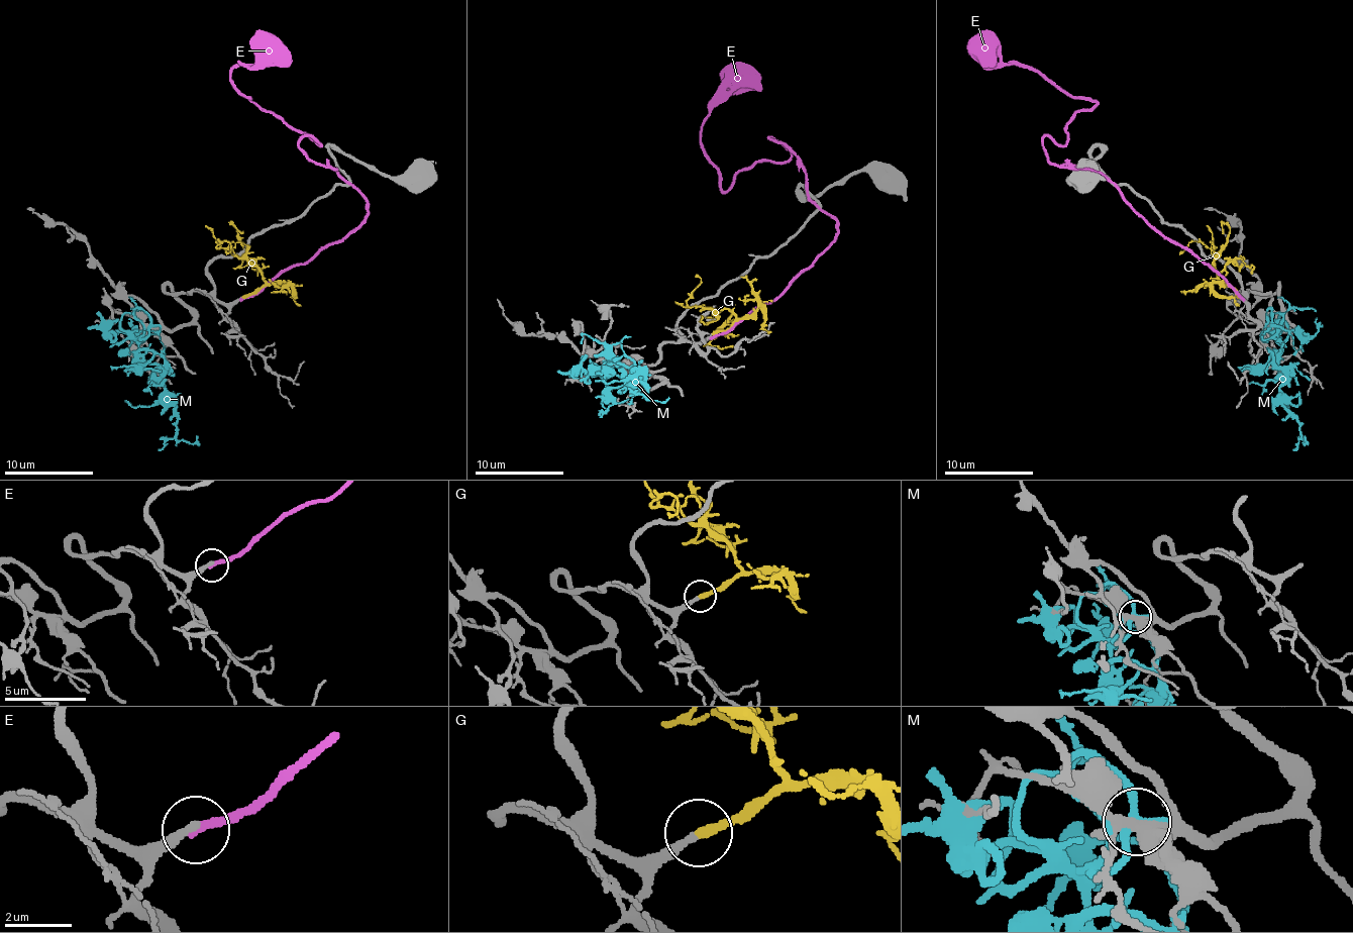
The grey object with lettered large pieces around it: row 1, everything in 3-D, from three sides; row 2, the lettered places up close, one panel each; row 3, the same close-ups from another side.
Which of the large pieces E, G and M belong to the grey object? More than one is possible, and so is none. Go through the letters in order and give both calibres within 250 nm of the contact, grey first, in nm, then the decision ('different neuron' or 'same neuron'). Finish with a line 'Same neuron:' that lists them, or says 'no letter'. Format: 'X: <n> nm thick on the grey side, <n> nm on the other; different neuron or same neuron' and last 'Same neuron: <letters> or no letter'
E: 280 nm thick on the grey side, 300 nm on the other; different neuron
G: 240 nm thick on the grey side, 300 nm on the other; same neuron
M: 380 nm thick on the grey side, 200 nm on the other; different neuron
Same neuron: G

